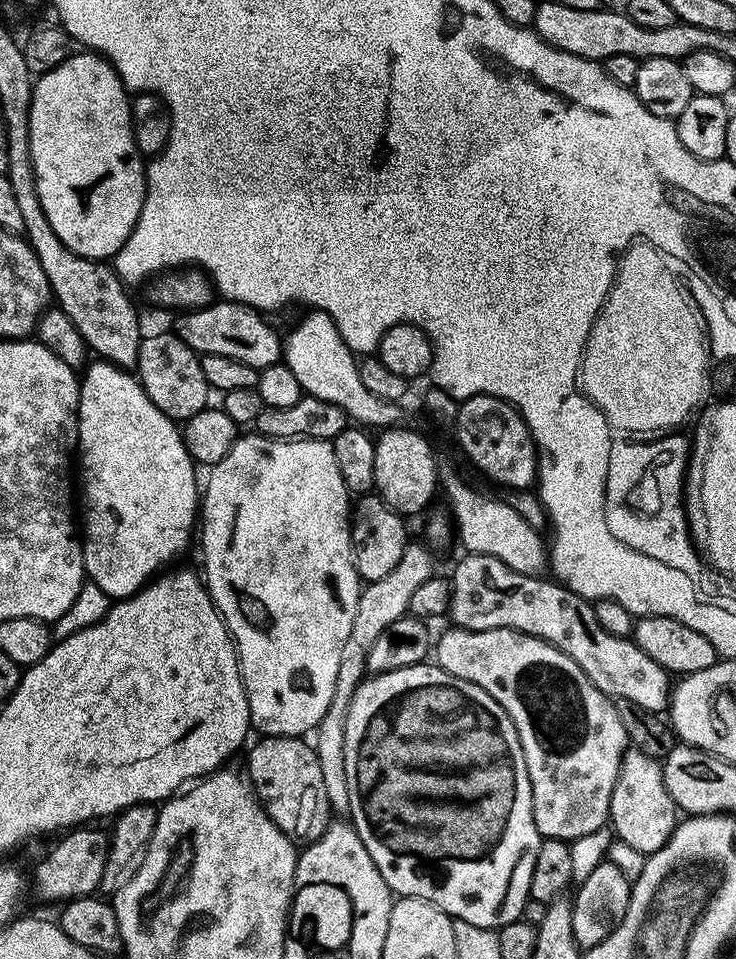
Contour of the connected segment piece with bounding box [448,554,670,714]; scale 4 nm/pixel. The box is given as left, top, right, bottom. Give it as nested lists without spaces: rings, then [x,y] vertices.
[[[462,555],[450,573],[452,601],[448,607],[451,623],[466,630],[509,628],[525,632],[570,654],[578,666],[608,696],[638,702],[660,714],[670,704],[670,674],[631,639],[607,633],[598,622],[593,605],[555,579],[527,576],[512,570],[496,557]]]

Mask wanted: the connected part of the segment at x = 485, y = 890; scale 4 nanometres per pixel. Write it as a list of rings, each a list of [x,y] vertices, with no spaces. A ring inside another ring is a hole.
[[[432,662],[369,675],[356,688],[346,714],[345,770],[350,796],[350,823],[362,838],[362,846],[366,846],[374,866],[378,866],[382,878],[397,897],[416,896],[419,900],[428,900],[450,917],[493,930],[513,919],[514,912],[508,909],[508,903],[512,900],[512,887],[516,884],[516,868],[532,869],[542,837],[534,826],[530,778],[522,746],[518,742],[518,730],[514,730],[514,722],[510,722],[506,710],[502,710],[500,703],[490,698],[482,686],[451,676]]]

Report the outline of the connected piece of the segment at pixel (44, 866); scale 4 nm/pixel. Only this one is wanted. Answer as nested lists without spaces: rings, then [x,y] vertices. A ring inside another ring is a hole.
[[[77,826],[67,834],[61,835],[57,840],[60,841],[41,858],[40,865],[36,868],[37,894],[44,900],[60,900],[59,902],[93,895],[103,882],[103,871],[106,870],[109,850],[109,833],[107,831],[99,832],[96,826]]]

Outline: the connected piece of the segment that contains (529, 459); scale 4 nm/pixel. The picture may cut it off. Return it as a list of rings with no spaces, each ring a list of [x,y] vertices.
[[[471,396],[459,401],[459,408],[454,419],[456,426],[456,444],[464,451],[464,456],[485,476],[493,480],[503,490],[528,490],[536,484],[536,466],[538,463],[538,449],[526,422],[517,410],[507,400],[499,400],[497,396]]]

